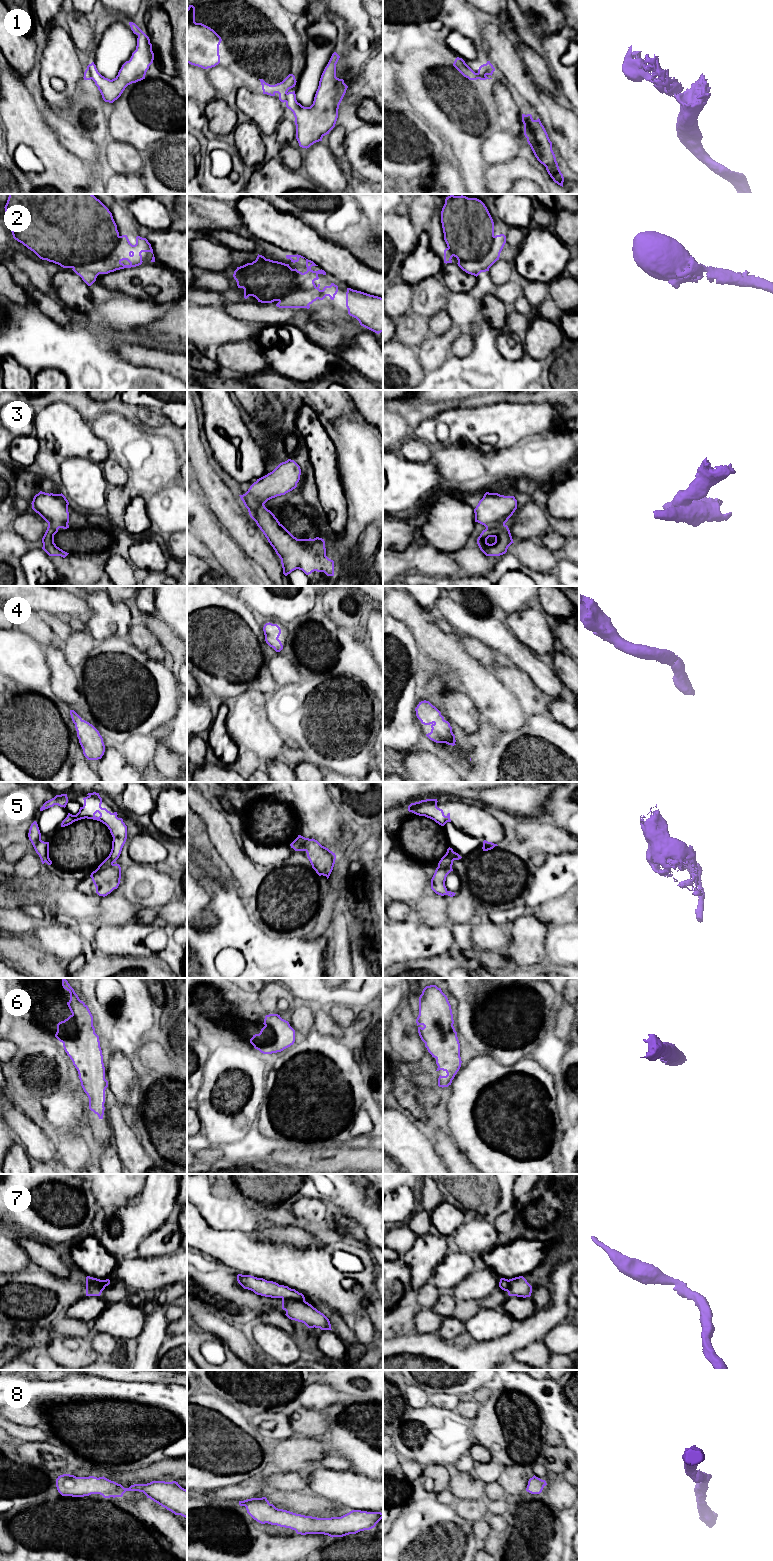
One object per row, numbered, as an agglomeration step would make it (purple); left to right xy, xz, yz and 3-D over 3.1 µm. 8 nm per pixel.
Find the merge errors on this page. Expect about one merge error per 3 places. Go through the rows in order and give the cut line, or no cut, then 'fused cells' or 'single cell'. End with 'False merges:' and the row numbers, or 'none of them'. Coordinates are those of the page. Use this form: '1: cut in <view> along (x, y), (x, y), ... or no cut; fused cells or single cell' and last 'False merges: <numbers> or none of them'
1: cut in xy along (86, 69), (92, 78); fused cells
2: no cut; single cell
3: cut in yz along (504, 523), (486, 528); fused cells
4: no cut; single cell
5: cut in xz along (299, 836), (301, 846), (295, 850); fused cells
6: no cut; single cell
7: cut in xz along (282, 1298), (304, 1301); fused cells
8: no cut; single cell
False merges: 1, 3, 5, 7

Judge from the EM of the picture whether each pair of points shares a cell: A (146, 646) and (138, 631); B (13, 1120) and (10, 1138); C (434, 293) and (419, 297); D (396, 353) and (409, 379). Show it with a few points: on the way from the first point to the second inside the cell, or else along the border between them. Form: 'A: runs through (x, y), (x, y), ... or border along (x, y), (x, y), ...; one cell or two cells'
A: runs through (146, 642), (140, 635); one cell
B: border along (10, 1126), (19, 1142); two cells
C: runs through (430, 293), (423, 297); one cell
D: runs through (396, 359), (408, 373); one cell

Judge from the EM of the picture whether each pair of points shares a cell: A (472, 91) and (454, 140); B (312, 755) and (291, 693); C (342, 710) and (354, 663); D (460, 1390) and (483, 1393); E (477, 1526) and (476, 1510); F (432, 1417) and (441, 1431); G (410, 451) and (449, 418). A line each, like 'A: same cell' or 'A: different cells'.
A: same cell
B: same cell
C: different cells
D: same cell
E: different cells
F: same cell
G: different cells

